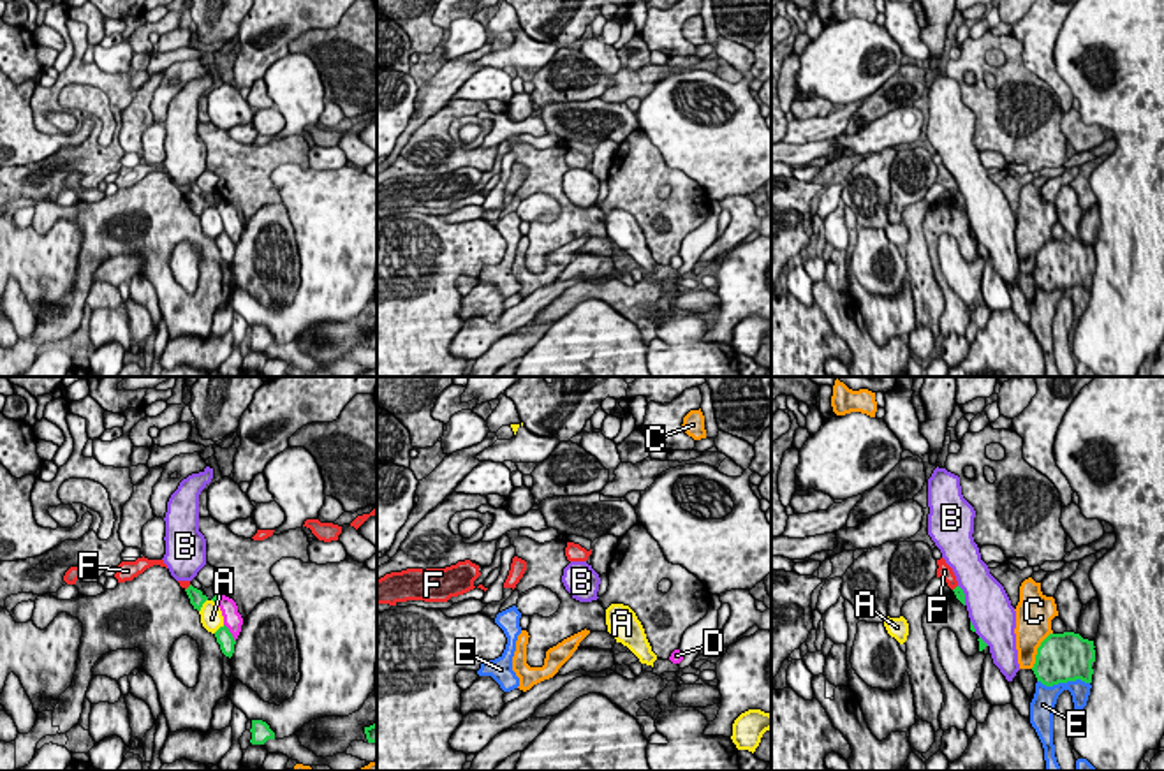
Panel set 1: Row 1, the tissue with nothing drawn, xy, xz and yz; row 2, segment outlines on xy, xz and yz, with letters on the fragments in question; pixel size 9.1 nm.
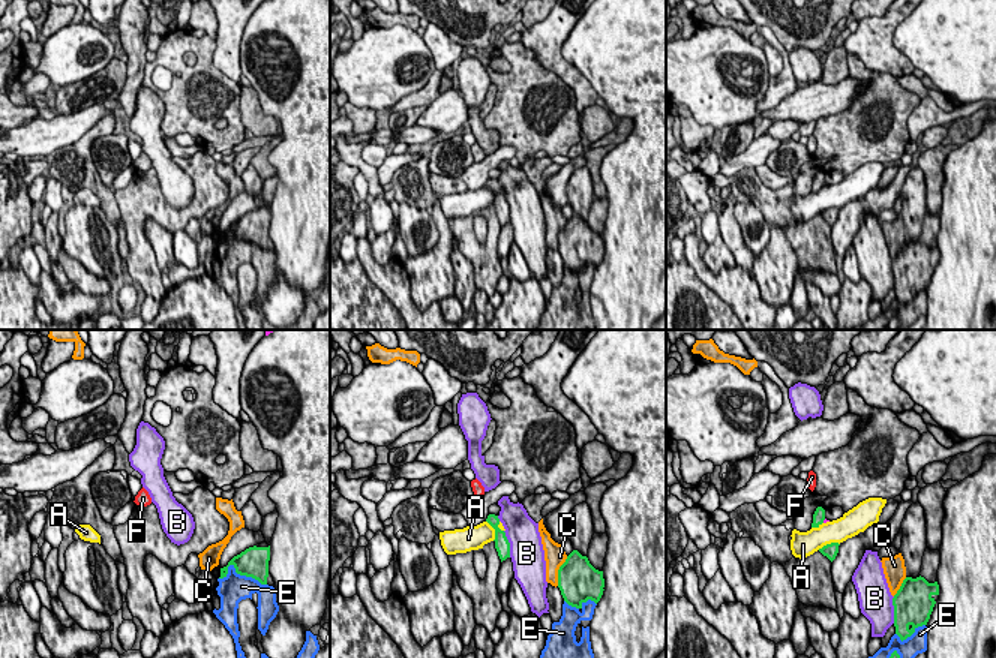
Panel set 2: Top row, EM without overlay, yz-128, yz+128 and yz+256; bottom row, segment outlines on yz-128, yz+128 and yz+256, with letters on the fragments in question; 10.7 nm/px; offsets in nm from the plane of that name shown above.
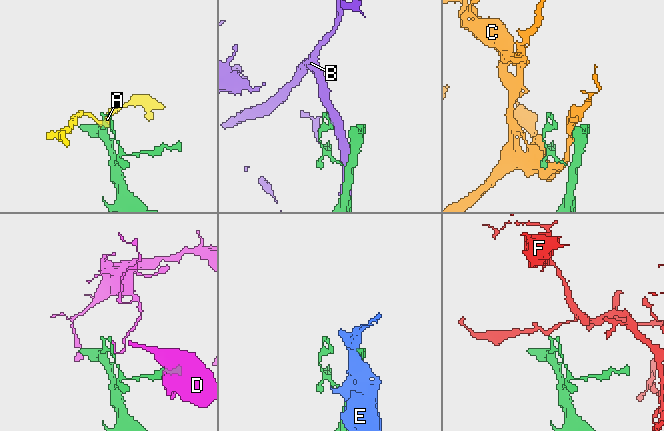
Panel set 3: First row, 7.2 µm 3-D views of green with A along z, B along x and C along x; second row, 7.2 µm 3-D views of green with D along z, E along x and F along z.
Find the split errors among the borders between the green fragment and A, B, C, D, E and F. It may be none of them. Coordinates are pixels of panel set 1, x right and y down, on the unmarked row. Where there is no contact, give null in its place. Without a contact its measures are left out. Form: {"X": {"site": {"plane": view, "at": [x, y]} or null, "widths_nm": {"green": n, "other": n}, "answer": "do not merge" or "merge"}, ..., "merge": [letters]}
{"A": {"site": {"plane": "xy", "at": [201, 212]}, "widths_nm": {"green": 140, "other": 200}, "answer": "do not merge"}, "B": {"site": {"plane": "yz", "at": [964, 201]}, "widths_nm": {"green": 90, "other": 400}, "answer": "do not merge"}, "C": {"site": {"plane": "yz", "at": [1038, 256]}, "widths_nm": {"green": 440, "other": 320}, "answer": "do not merge"}, "D": {"site": {"plane": "xy", "at": [229, 238]}, "widths_nm": {"green": 160, "other": 170}, "answer": "do not merge"}, "E": {"site": {"plane": "yz", "at": [1064, 287]}, "widths_nm": {"green": 440, "other": 220}, "answer": "do not merge"}, "F": {"site": {"plane": "xy", "at": [187, 194]}, "widths_nm": {"green": 140, "other": 70}, "answer": "do not merge"}, "merge": []}

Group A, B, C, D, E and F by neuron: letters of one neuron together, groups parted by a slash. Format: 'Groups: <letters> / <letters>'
Groups: A / B / C / D / E / F

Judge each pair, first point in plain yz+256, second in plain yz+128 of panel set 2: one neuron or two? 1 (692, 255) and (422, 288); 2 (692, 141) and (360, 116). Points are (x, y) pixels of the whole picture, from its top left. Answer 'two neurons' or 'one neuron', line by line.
1: two neurons
2: one neuron

